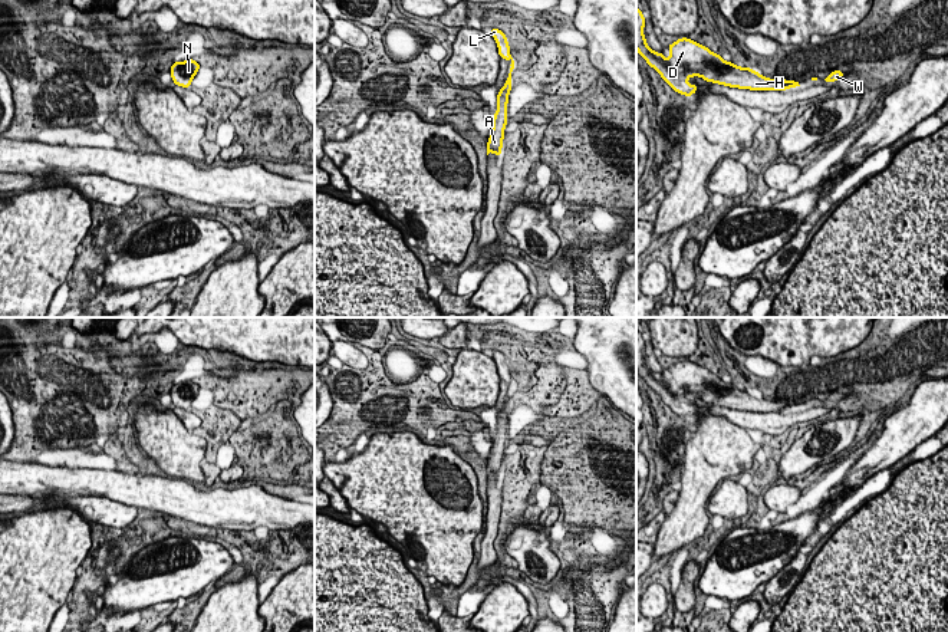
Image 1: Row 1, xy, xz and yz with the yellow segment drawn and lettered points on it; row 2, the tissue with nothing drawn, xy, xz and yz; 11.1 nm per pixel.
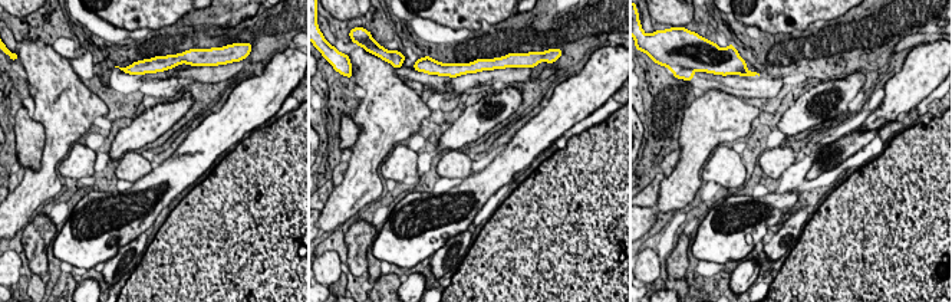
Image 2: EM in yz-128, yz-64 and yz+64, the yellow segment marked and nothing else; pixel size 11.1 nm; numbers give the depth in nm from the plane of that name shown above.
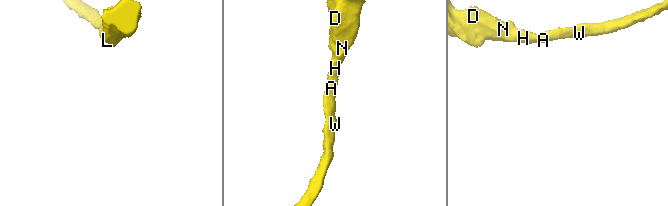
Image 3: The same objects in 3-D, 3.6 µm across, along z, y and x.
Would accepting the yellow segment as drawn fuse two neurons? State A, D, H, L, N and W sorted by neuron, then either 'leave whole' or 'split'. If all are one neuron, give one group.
A D H L N W; leave whole

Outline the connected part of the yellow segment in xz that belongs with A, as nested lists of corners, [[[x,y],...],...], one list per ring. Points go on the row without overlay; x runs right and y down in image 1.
[[[496,349],[491,350],[490,355],[498,368],[500,379],[504,382],[508,382],[508,381],[511,382],[508,399],[506,401],[504,408],[498,412],[498,417],[497,417],[497,432],[496,432],[496,437],[493,438],[494,445],[493,445],[491,457],[487,464],[487,468],[488,468],[487,477],[490,474],[494,474],[497,478],[501,478],[504,450],[507,447],[507,425],[508,425],[508,415],[511,412],[511,394],[514,391],[514,382],[510,376],[510,368],[508,368],[506,356]]]

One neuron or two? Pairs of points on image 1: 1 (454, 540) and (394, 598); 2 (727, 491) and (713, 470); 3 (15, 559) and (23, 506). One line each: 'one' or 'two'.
1: two
2: two
3: two

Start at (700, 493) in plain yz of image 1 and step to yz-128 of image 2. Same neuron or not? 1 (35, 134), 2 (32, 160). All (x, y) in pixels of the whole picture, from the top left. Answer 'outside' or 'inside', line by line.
1: outside
2: outside

